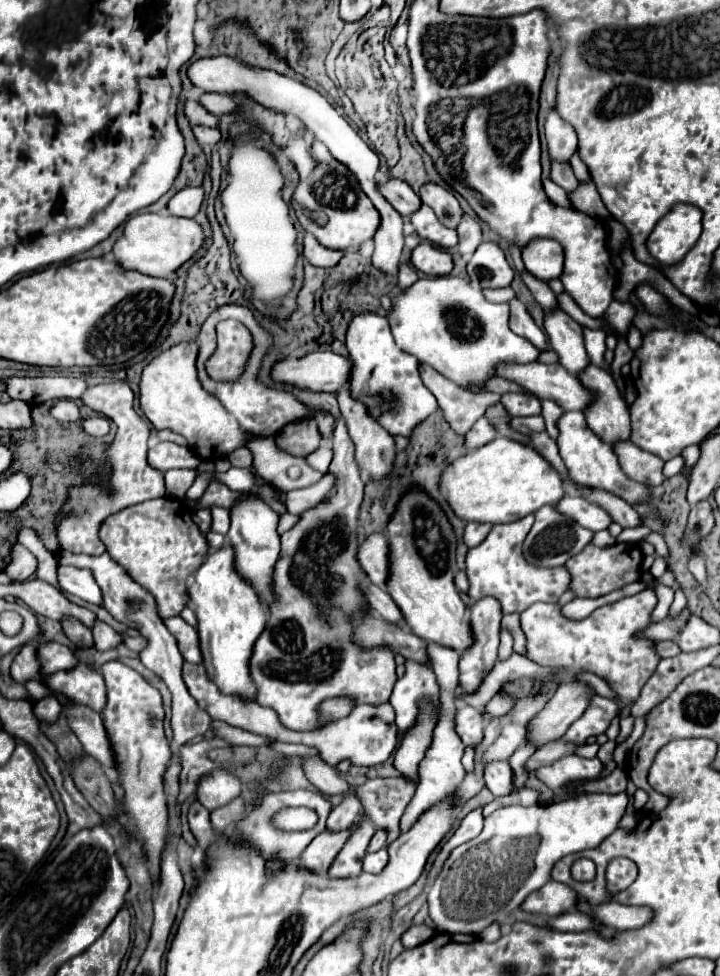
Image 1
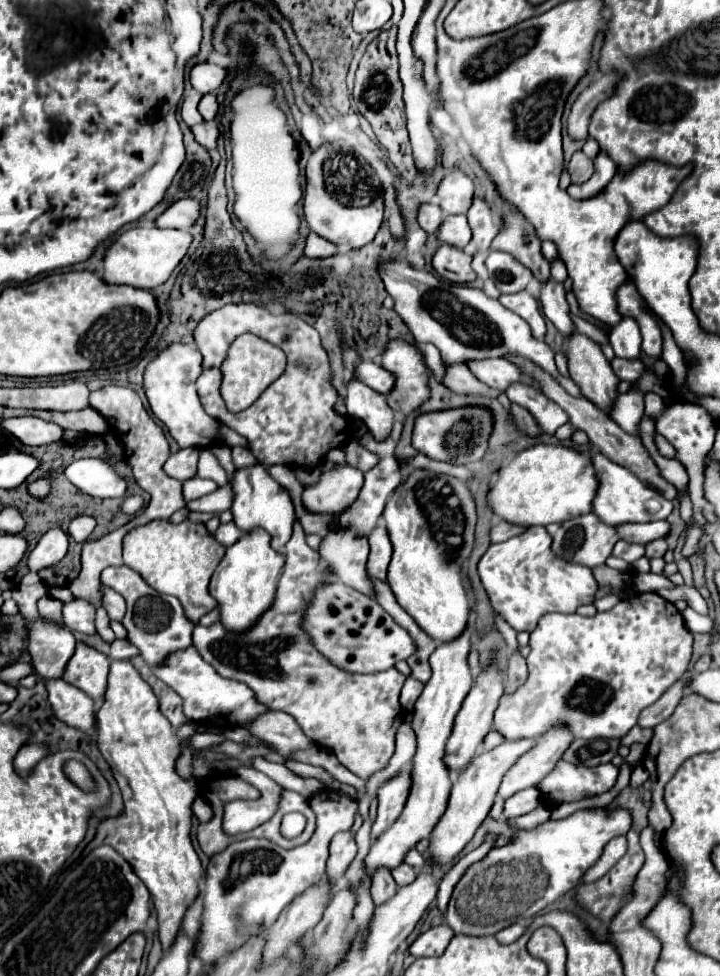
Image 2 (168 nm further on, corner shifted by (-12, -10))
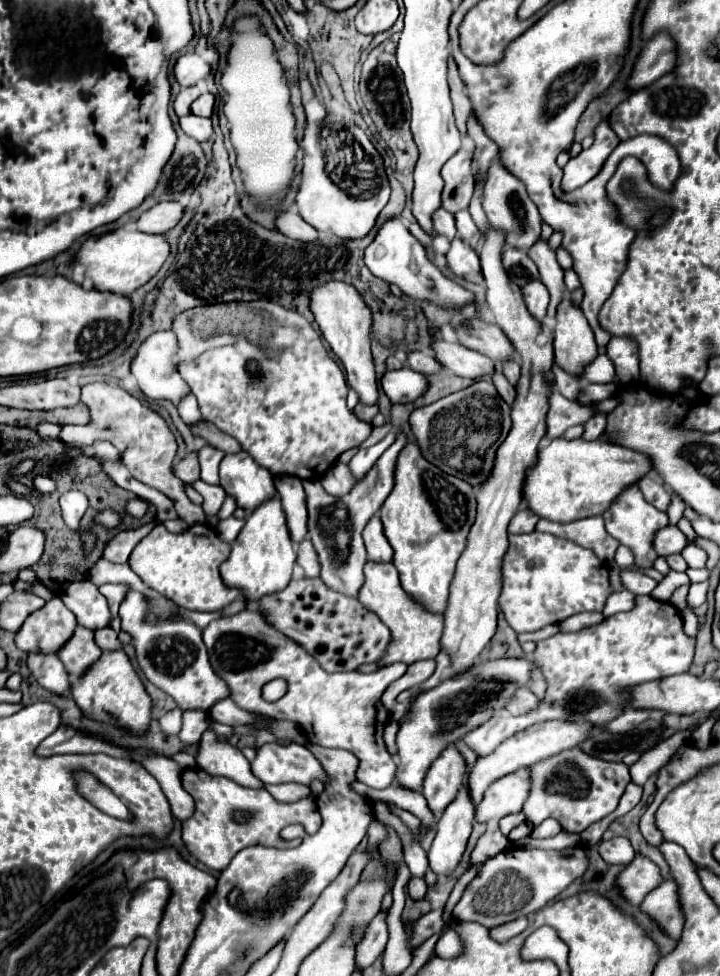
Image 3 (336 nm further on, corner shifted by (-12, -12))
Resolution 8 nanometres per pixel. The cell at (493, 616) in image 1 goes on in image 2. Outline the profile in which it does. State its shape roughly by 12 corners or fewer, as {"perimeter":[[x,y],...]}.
{"perimeter":[[488,666],[454,718],[446,766],[458,774],[490,732],[504,676]]}

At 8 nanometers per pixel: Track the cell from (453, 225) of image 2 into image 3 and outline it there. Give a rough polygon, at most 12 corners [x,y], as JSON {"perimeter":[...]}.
{"perimeter":[[468,210],[456,212],[458,236],[472,248],[480,232]]}

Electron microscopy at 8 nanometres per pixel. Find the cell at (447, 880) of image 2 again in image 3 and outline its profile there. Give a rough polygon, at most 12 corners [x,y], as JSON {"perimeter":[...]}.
{"perimeter":[[444,908],[422,916],[414,924],[412,946],[442,932]]}

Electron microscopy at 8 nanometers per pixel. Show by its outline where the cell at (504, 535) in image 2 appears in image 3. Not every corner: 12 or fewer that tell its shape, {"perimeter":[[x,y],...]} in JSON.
{"perimeter":[[522,508],[508,524],[508,534],[534,532],[536,518]]}

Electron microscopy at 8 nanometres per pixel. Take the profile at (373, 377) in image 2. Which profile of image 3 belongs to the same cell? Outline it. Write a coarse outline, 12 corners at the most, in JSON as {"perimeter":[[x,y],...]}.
{"perimeter":[[410,368],[386,370],[382,390],[390,402],[412,402],[428,388]]}

